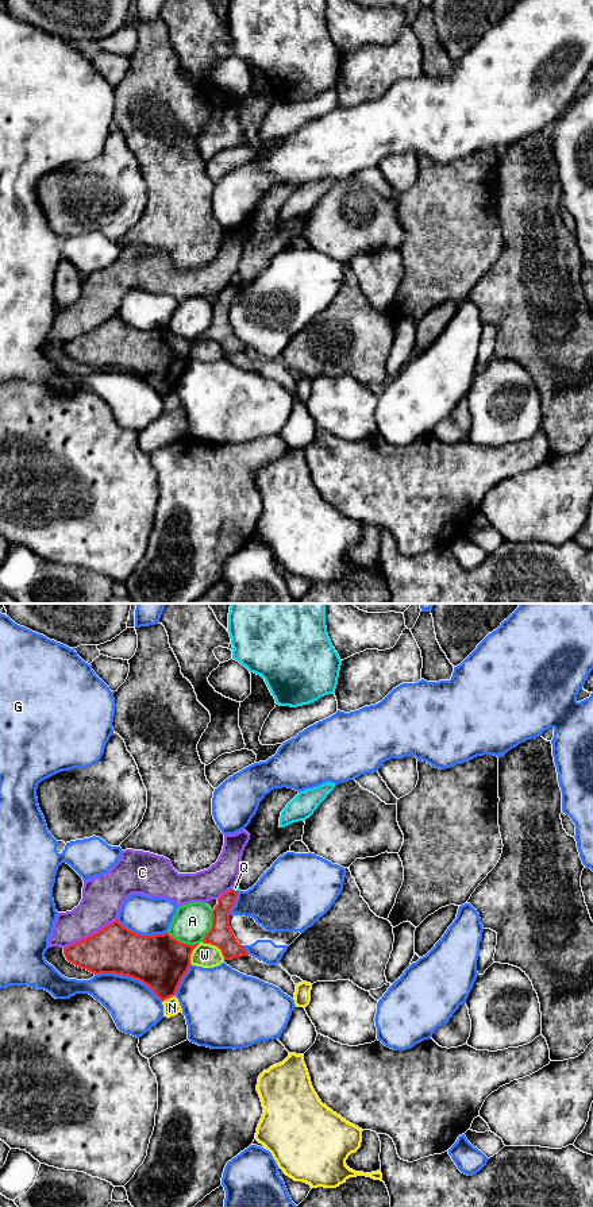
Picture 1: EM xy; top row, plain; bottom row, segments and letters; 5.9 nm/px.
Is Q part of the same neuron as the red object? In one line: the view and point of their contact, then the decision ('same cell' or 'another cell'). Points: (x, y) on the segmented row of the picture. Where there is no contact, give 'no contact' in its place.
xy (234, 890) | another cell

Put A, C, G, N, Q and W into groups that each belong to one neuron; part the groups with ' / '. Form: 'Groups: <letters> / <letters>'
Groups: A / C / G / N / Q / W

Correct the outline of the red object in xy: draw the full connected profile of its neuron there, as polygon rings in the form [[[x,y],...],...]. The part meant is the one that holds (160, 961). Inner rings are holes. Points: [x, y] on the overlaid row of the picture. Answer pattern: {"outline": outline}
{"outline": [[[118,919],[97,933],[63,948],[66,960],[95,975],[115,973],[146,984],[162,1002],[174,996],[188,972],[190,955],[199,944],[177,941],[169,933],[140,936],[124,928]]]}

